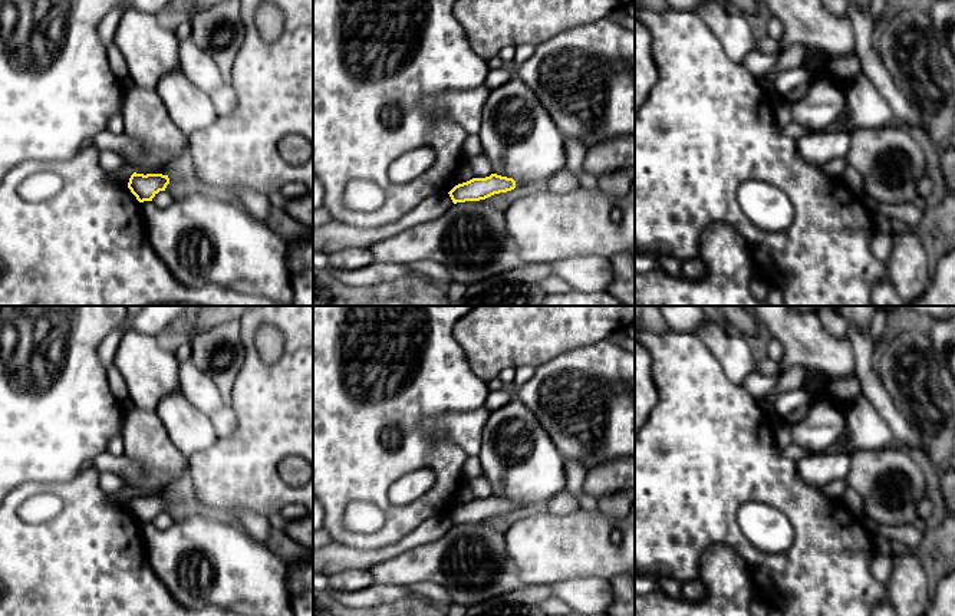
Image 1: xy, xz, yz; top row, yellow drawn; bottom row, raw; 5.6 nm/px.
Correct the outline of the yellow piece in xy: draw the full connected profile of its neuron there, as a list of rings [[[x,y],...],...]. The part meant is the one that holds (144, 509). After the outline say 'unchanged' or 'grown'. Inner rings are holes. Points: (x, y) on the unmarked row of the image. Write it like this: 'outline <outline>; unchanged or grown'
outline [[[134,494],[129,500],[128,510],[136,518],[139,524],[152,523],[159,514],[165,513],[169,505],[168,497],[162,495],[136,495]]]; unchanged

